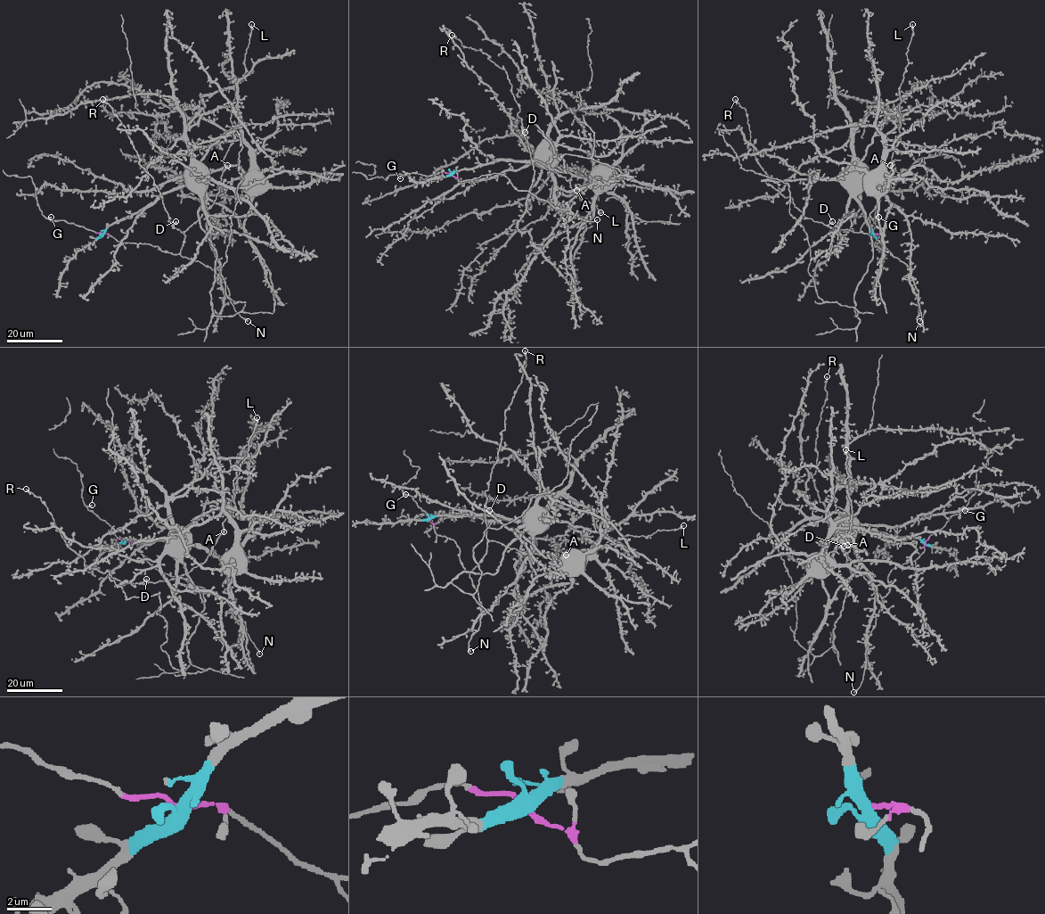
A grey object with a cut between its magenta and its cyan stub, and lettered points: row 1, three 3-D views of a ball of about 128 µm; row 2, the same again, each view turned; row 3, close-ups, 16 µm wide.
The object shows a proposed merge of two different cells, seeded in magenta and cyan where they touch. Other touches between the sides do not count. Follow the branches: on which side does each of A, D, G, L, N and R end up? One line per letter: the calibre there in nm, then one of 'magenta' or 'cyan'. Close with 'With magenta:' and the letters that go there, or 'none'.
A: calibre 340 nm; magenta
D: calibre 380 nm; magenta
G: calibre 480 nm; magenta
L: calibre 220 nm; magenta
N: calibre 190 nm; magenta
R: calibre 240 nm; magenta
With magenta: A, D, G, L, N, R

